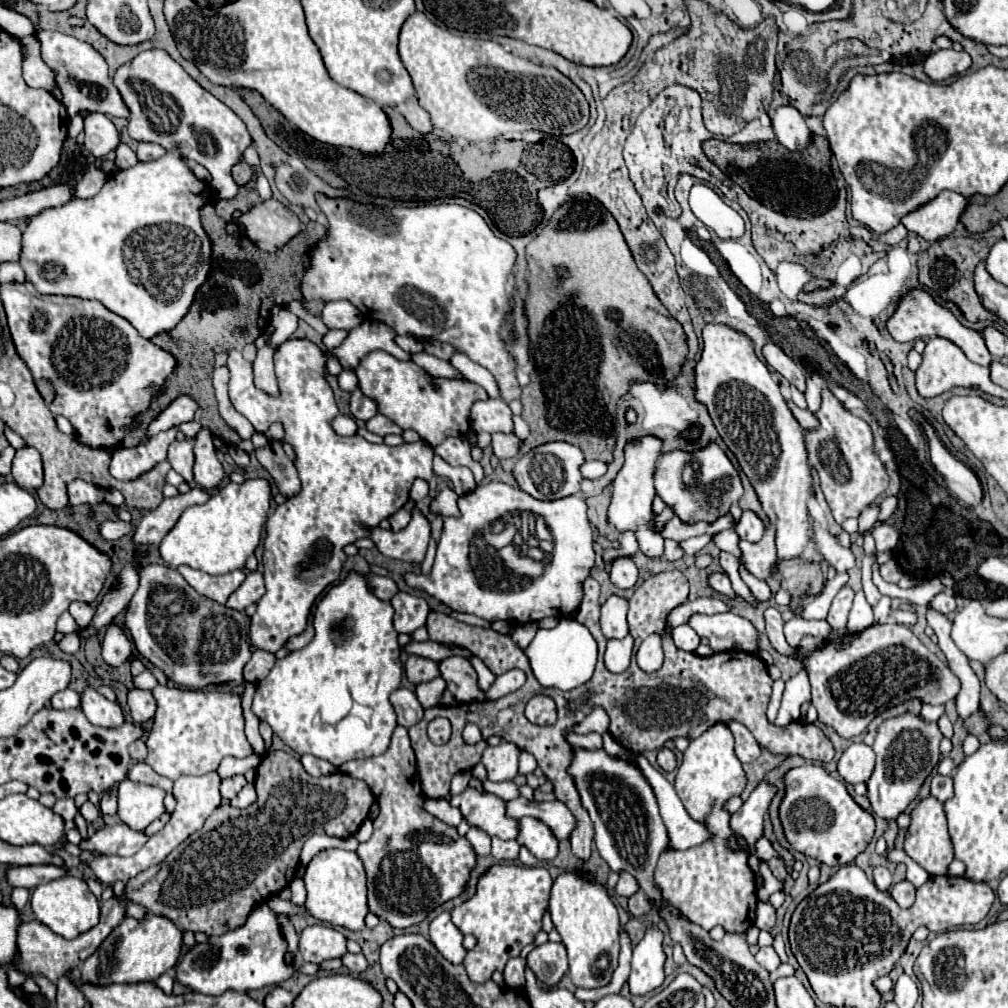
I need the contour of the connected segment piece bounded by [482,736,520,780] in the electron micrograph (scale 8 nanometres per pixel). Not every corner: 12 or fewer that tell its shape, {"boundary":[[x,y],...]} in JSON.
{"boundary":[[491,736],[482,758],[498,758],[502,778],[518,774],[520,748]]}

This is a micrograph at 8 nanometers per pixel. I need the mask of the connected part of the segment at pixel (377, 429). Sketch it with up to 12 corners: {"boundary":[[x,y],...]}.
{"boundary":[[376,414],[366,422],[366,428],[378,436],[402,434],[396,426],[382,414]]}

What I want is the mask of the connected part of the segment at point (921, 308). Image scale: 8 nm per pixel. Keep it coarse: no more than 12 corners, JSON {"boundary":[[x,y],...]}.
{"boundary":[[924,290],[900,300],[888,320],[898,342],[940,336],[988,368],[982,334]]}

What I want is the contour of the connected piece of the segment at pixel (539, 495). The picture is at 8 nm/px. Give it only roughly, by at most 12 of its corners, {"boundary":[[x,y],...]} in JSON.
{"boundary":[[568,442],[524,454],[512,476],[536,500],[580,492],[584,454]]}

